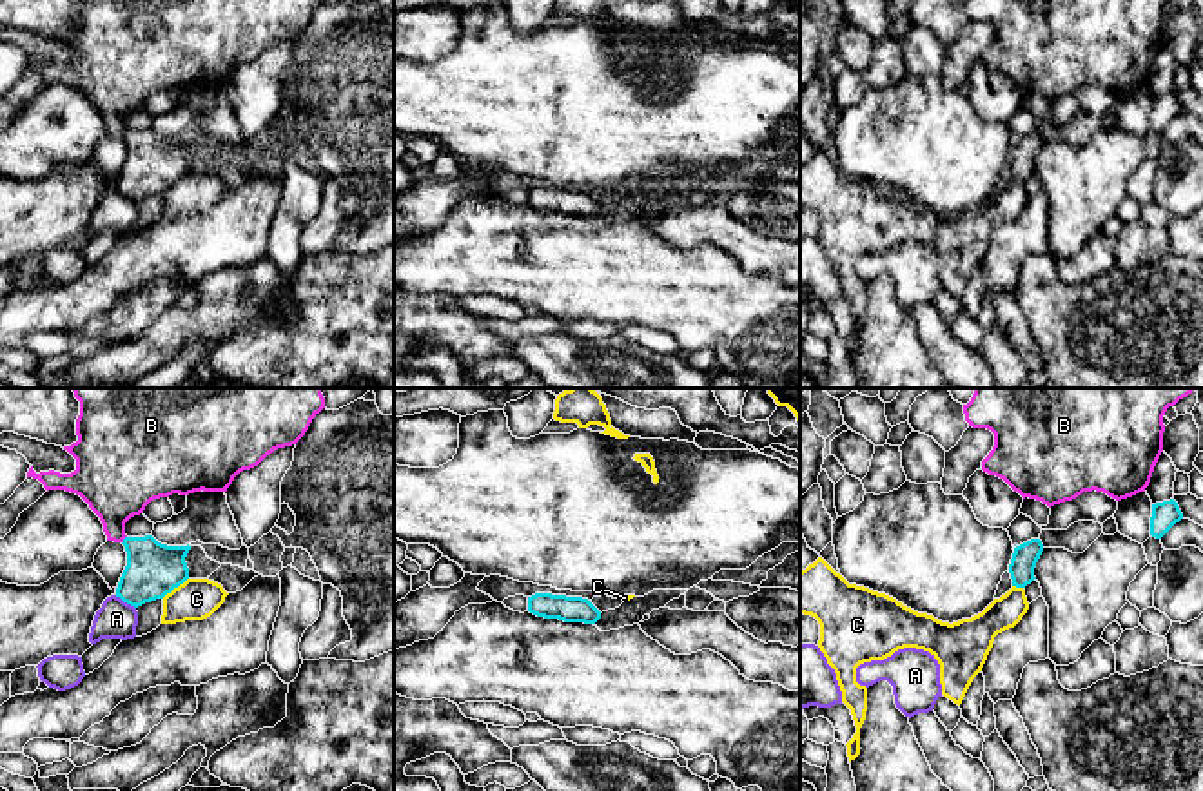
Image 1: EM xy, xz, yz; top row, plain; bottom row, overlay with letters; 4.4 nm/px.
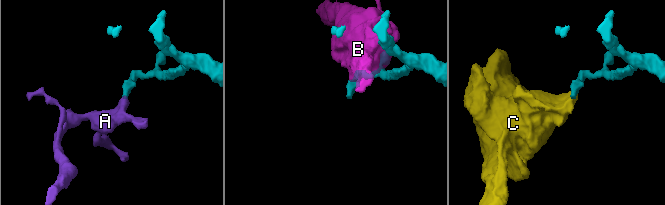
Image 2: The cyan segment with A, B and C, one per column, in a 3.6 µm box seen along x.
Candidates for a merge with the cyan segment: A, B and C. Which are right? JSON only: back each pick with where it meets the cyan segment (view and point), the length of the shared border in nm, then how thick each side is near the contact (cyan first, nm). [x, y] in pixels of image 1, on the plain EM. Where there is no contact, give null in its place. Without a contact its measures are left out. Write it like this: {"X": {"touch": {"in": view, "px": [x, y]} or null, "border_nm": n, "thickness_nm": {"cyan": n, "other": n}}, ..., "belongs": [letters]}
{"belongs": []}

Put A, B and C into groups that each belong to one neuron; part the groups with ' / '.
A / B / C

